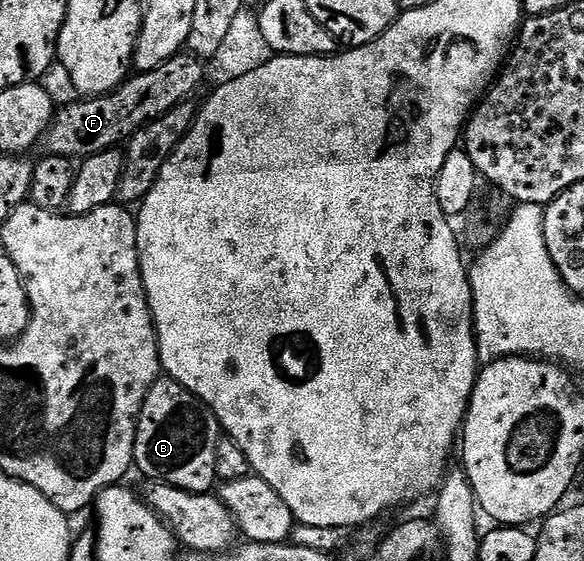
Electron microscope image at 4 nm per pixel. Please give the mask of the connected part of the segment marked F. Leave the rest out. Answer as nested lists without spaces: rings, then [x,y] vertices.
[[[181,53],[158,69],[133,74],[108,95],[77,98],[77,103],[55,112],[46,136],[47,154],[87,157],[119,148],[150,121],[170,113],[180,103],[189,102],[205,79],[205,64],[191,53]]]

